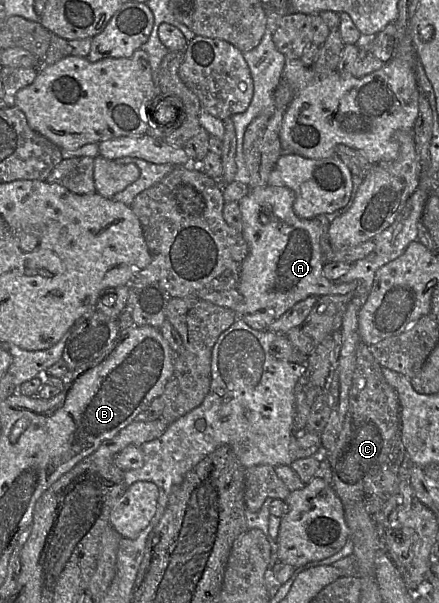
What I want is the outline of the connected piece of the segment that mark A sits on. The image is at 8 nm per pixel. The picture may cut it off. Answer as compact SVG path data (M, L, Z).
M267 184L250 189L248 194L238 202L242 212L242 235L247 242L249 251L241 266L237 290L243 297L243 303L241 310L237 311L236 317L255 330L267 330L269 325L279 319L287 310L309 296L344 295L356 291L359 286L358 281L335 284L324 276L325 262L320 247L320 218L299 218L293 210L294 200L295 193L288 187Z

